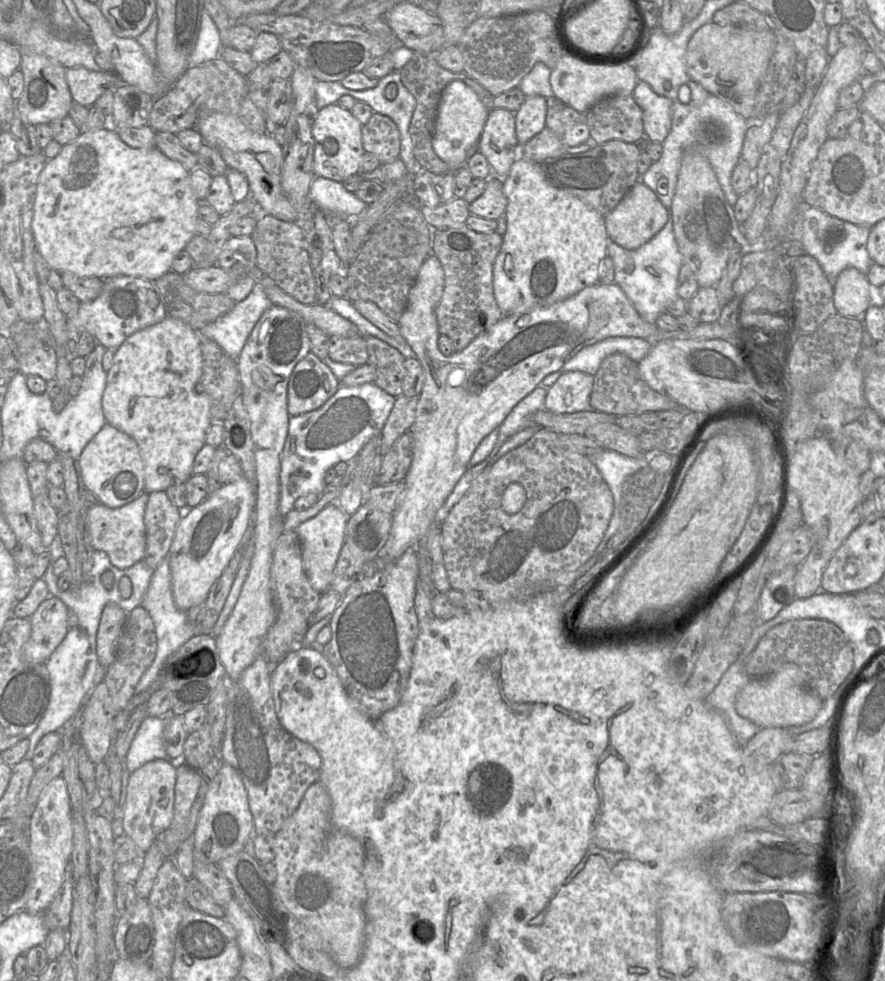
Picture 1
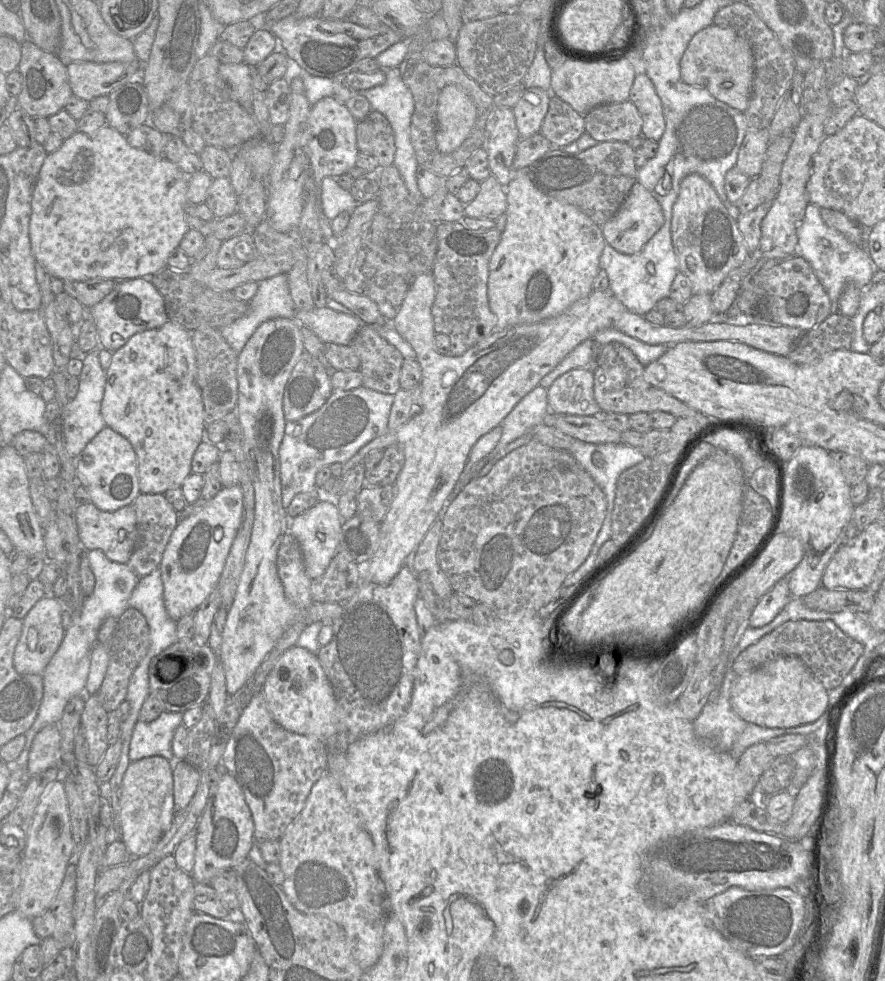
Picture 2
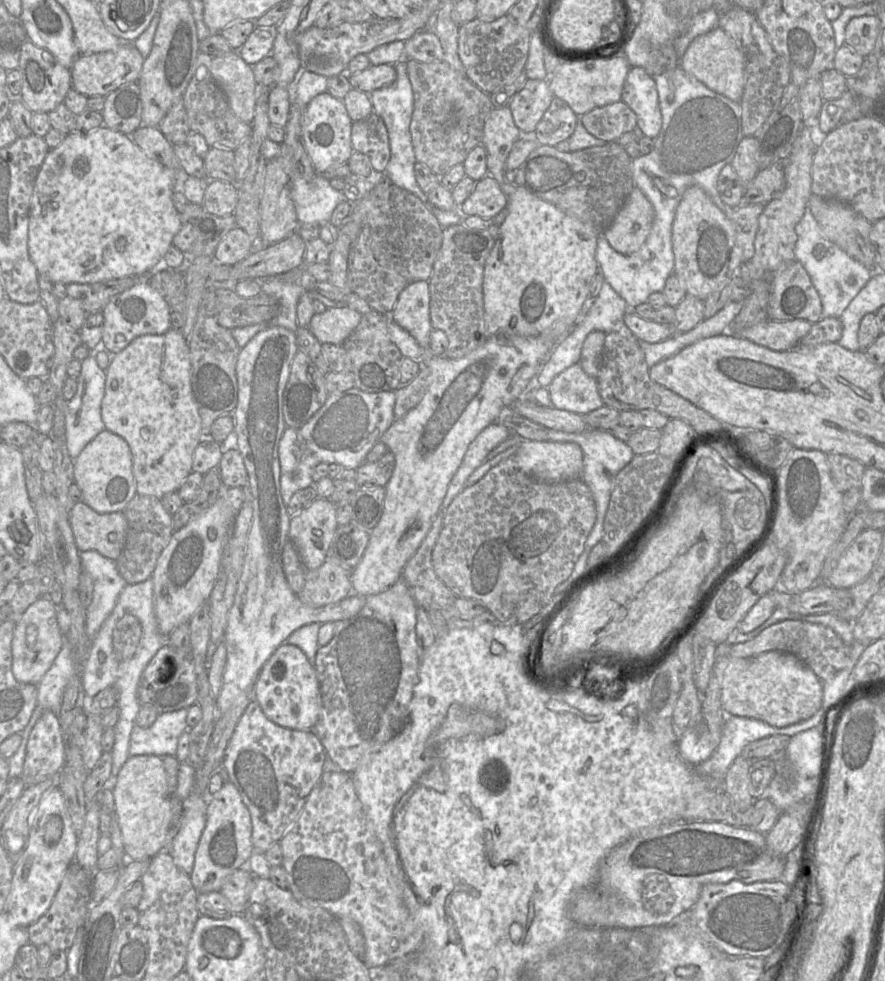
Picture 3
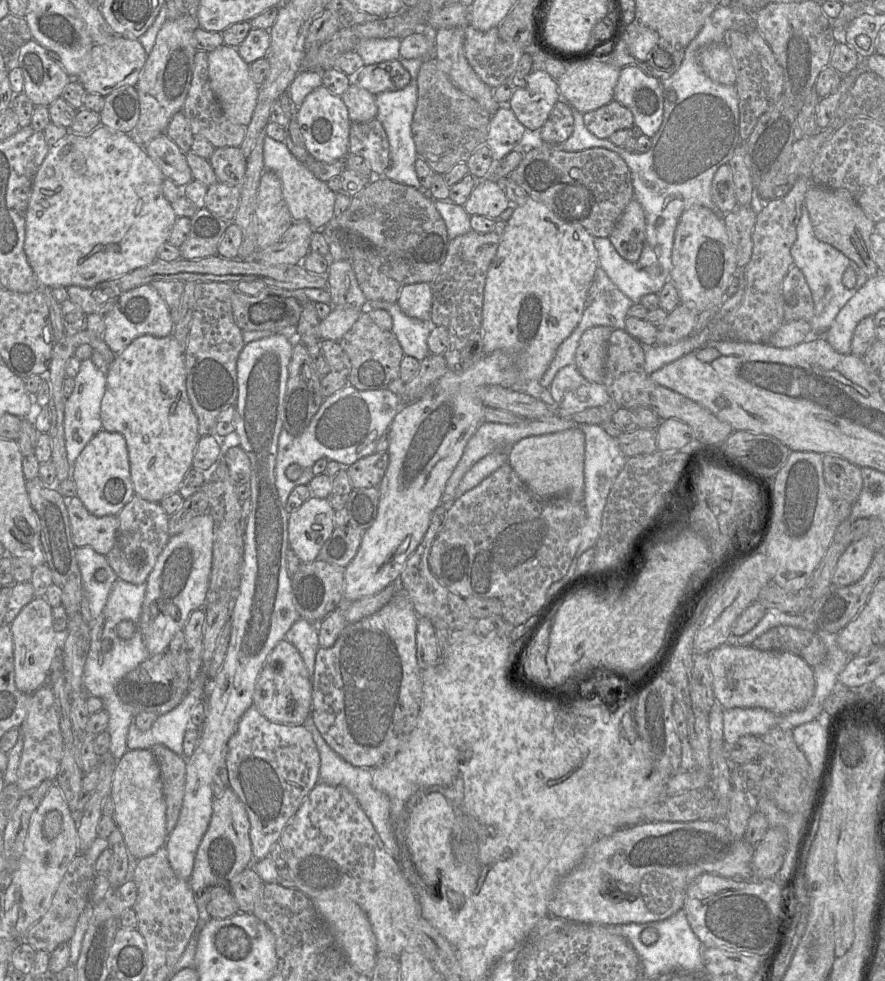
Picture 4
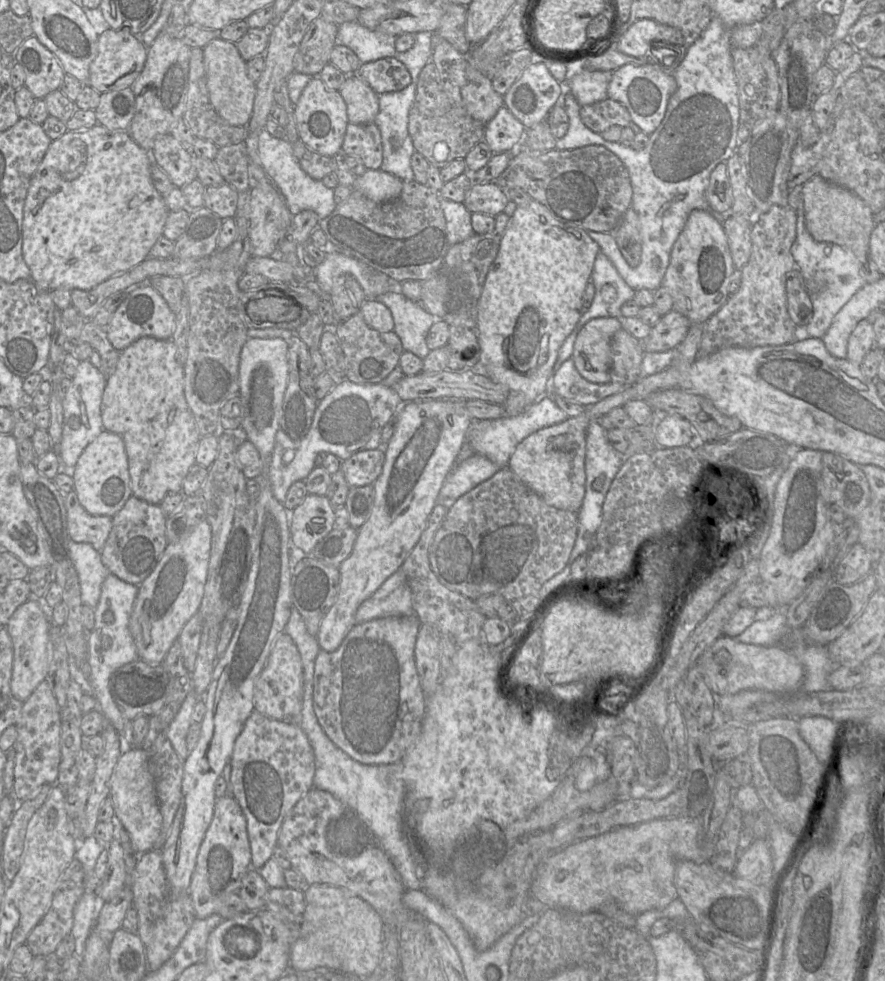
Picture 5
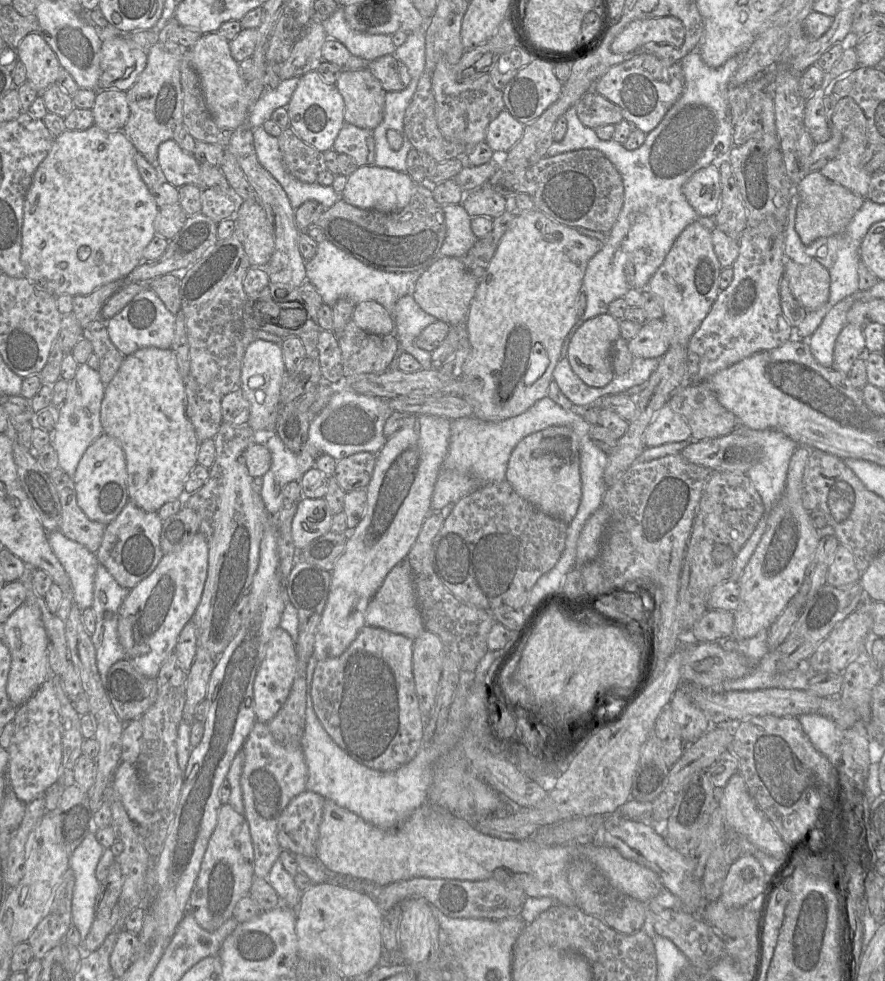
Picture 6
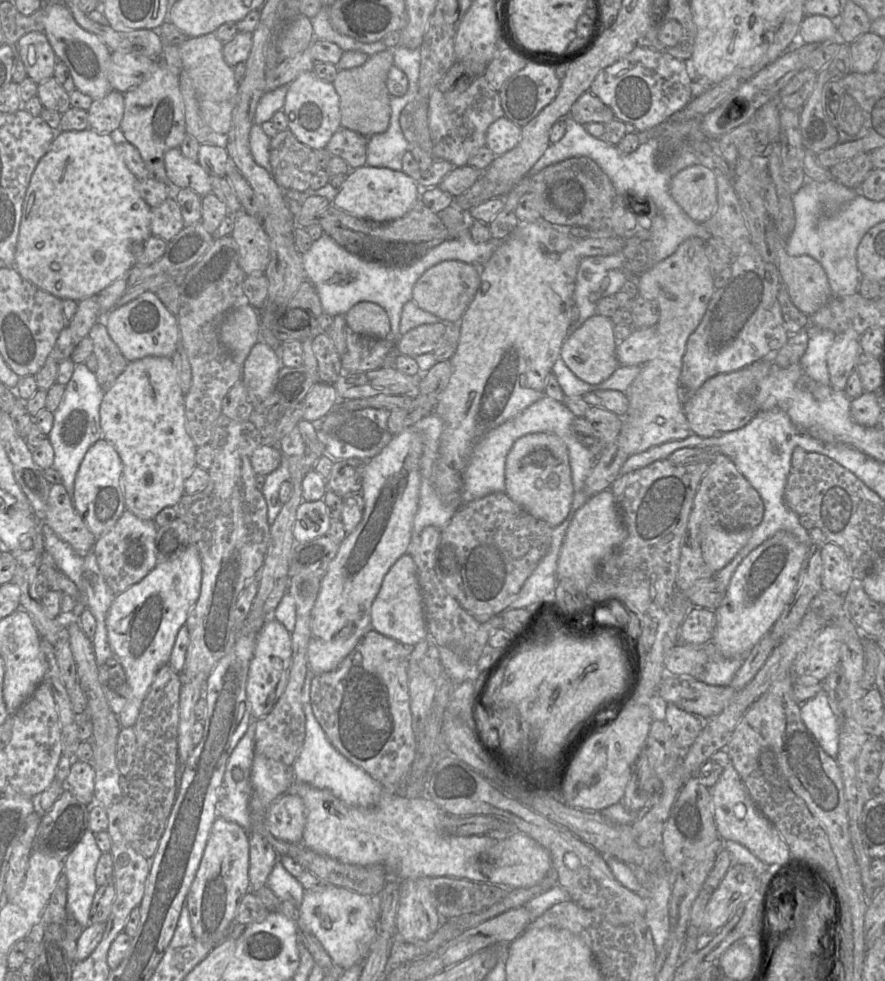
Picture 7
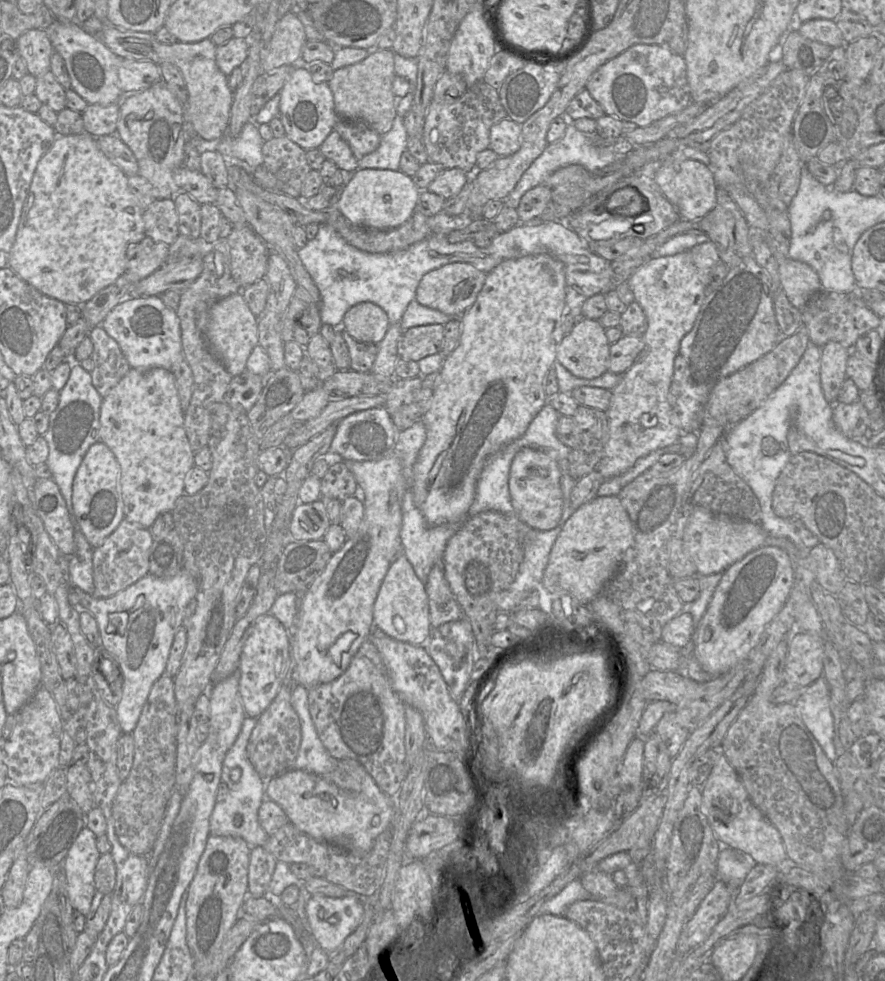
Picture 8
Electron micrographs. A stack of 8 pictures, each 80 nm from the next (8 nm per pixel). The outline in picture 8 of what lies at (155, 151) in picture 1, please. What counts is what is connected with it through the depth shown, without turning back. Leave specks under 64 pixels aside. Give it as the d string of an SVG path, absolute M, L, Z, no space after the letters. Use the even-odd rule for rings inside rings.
M87 133L57 136L50 149L41 157L34 172L28 198L23 207L18 225L16 239L8 253L8 266L11 267L24 281L42 294L55 298L64 304L83 305L99 291L114 283L126 272L126 250L129 244L140 242L146 235L142 218L143 209L137 203L136 197L128 188L128 177L98 148L96 137Z

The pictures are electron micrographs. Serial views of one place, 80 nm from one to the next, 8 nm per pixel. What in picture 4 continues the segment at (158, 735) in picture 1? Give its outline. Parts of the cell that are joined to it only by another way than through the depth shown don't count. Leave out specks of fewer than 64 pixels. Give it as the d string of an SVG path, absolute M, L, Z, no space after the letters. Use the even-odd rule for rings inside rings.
M190 682L188 691L180 704L158 716L150 729L142 731L134 722L131 723L127 734L127 748L129 750L151 749L155 745L162 744L183 756L183 740L190 726L191 710L195 704L205 700L204 688L193 688Z

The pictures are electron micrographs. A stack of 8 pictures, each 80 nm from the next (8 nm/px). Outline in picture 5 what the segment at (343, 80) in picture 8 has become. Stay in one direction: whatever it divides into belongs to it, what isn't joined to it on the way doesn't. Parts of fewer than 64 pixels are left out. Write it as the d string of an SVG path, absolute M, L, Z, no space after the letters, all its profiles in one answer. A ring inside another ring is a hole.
M355 74L347 75L339 92L347 105L350 123L374 122L379 112L379 95L364 80Z

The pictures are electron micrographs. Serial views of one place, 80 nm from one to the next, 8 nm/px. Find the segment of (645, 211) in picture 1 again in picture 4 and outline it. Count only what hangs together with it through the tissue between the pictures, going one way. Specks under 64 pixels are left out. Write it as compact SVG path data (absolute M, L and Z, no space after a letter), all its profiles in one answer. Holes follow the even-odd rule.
M633 198L609 235L609 239L622 258L630 262L637 262L645 238L645 213L641 204Z

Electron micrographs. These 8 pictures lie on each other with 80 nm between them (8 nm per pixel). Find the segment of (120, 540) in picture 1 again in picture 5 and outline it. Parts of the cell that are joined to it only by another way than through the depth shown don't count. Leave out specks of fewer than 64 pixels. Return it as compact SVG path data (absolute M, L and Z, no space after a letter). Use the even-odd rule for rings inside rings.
M74 490L63 493L63 501L70 539L78 543L88 543L101 552L112 528L113 517L89 514L81 506Z

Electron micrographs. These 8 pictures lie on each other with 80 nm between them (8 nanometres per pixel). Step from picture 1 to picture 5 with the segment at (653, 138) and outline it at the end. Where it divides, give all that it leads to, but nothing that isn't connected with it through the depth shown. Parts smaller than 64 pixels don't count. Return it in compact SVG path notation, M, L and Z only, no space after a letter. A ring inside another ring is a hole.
M661 60L660 64L635 65L626 64L612 72L607 94L612 100L618 101L630 113L631 119L640 130L651 135L661 124L666 114L669 98L677 89L673 74L668 74L660 69L666 66Z

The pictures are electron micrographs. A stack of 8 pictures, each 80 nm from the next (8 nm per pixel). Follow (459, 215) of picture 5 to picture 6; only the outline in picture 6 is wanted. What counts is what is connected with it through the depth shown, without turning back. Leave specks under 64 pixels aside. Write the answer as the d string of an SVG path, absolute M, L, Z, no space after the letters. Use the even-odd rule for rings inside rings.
M461 203L441 206L446 223L446 238L440 256L462 258L478 239L471 230L472 217Z

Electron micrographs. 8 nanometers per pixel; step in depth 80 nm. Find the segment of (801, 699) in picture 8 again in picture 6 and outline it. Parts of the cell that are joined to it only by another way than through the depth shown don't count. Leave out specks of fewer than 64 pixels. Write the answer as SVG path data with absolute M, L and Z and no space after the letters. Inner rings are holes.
M803 714L798 717L812 744L828 759L838 755L838 727L821 714Z

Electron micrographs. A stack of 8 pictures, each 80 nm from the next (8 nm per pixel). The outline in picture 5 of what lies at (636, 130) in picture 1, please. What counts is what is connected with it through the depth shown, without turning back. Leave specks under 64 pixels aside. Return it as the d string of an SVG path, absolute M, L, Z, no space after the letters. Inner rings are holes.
M609 97L591 105L580 106L580 117L590 130L598 134L613 125L629 126L632 121L625 106Z

